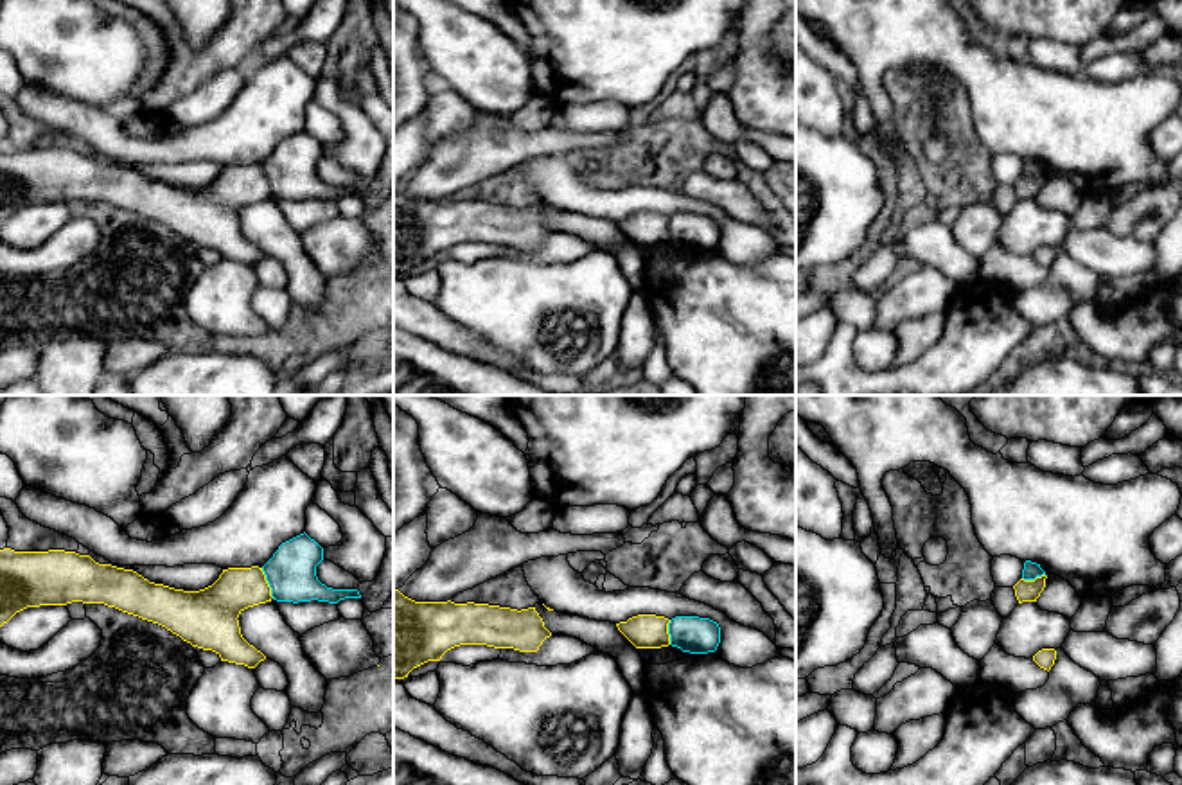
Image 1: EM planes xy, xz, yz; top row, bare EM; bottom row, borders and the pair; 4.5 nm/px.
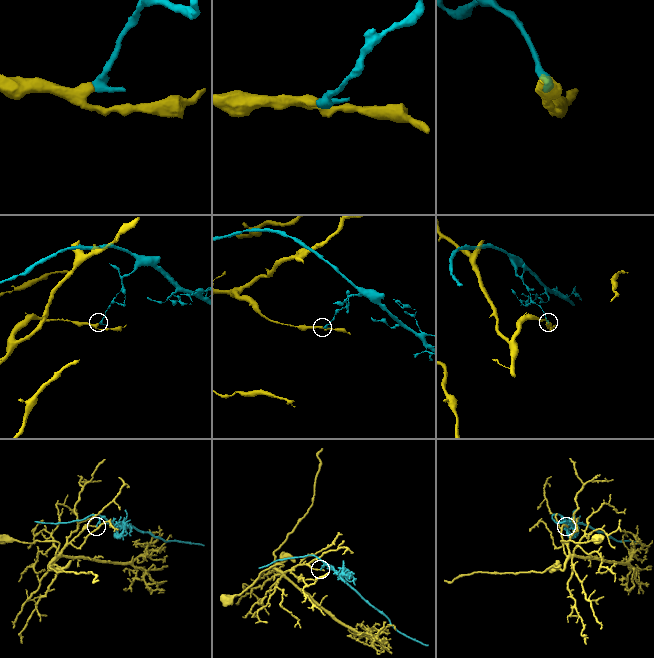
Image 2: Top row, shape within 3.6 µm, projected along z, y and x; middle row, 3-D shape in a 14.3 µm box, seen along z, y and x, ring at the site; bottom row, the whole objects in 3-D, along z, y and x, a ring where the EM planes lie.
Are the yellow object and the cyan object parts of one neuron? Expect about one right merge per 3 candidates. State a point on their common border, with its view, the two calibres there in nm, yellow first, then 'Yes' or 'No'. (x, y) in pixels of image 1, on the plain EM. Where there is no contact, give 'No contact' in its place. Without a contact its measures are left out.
Touches yellow at xy (266, 180). Thickness 200 nm (yellow) against 220 nm. No

